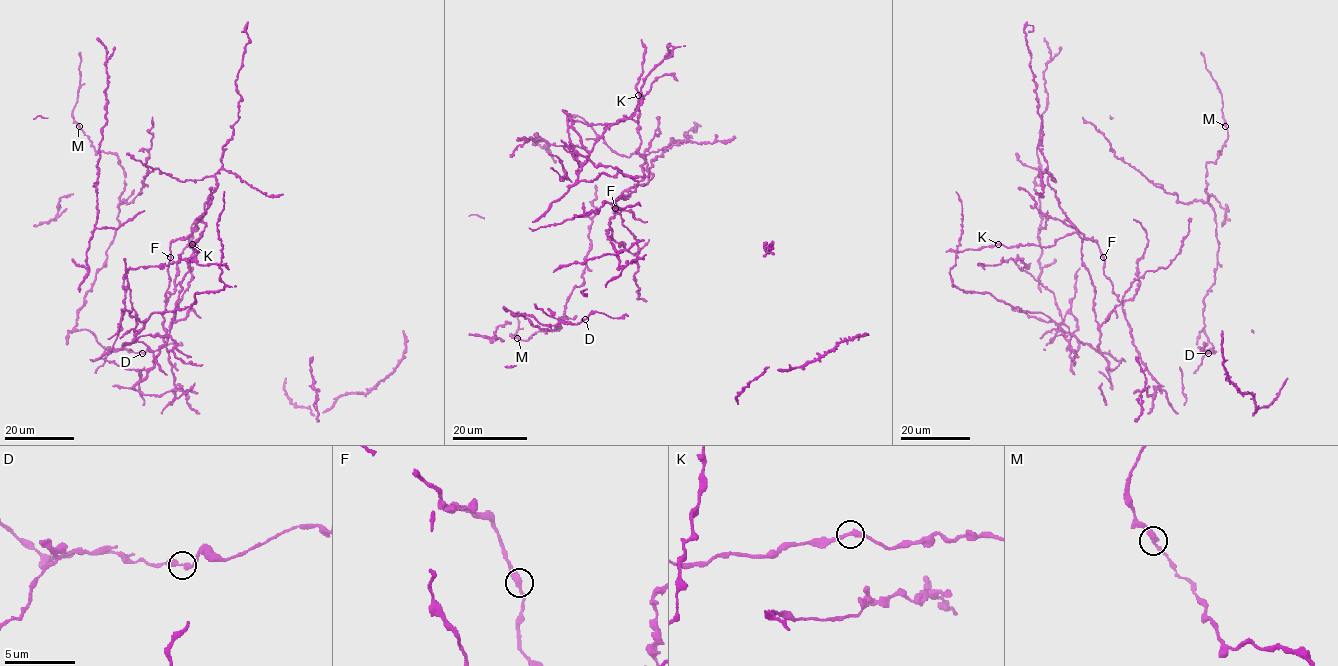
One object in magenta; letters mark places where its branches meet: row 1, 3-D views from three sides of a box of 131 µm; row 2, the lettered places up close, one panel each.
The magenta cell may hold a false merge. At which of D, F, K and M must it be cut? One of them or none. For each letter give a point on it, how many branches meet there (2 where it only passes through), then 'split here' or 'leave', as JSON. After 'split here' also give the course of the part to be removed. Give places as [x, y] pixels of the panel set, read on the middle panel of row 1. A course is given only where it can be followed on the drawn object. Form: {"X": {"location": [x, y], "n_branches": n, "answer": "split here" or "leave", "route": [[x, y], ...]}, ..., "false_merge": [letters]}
{"D": {"location": [585, 319], "n_branches": 2, "answer": "leave"}, "F": {"location": [615, 208], "n_branches": 2, "answer": "leave"}, "K": {"location": [638, 95], "n_branches": 2, "answer": "leave"}, "M": {"location": [517, 338], "n_branches": 2, "answer": "leave"}, "false_merge": []}

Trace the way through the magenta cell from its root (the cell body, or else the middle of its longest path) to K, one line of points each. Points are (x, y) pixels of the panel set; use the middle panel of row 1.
K: (613, 210), (617, 198), (643, 177), (641, 165), (652, 177), (649, 177), (647, 163), (638, 154), (638, 95)

